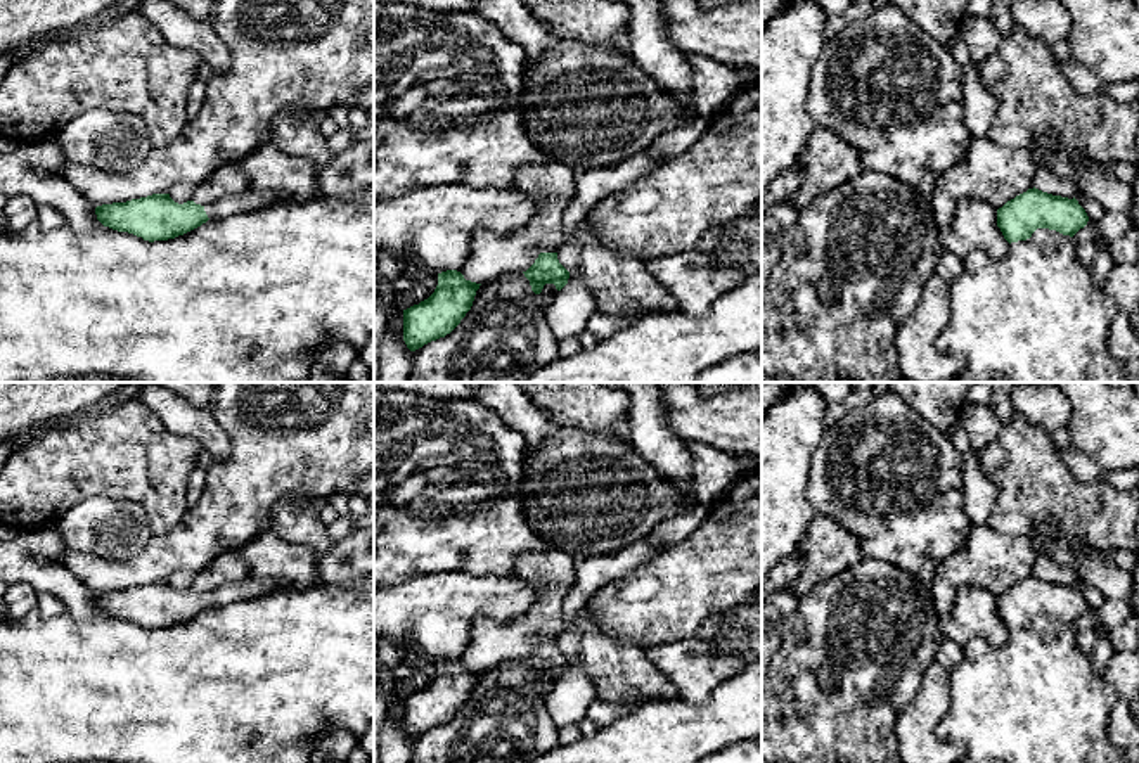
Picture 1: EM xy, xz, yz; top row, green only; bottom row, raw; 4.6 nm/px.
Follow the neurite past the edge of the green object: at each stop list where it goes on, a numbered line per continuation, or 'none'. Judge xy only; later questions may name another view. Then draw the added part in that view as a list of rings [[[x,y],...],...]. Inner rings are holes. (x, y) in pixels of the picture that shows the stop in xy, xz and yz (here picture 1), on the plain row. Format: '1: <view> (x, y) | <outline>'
1: xy (253, 587) | [[[249,576],[242,581],[232,581],[204,593],[209,607],[223,607],[237,600],[248,600],[273,590],[286,590],[286,583],[268,578]]]

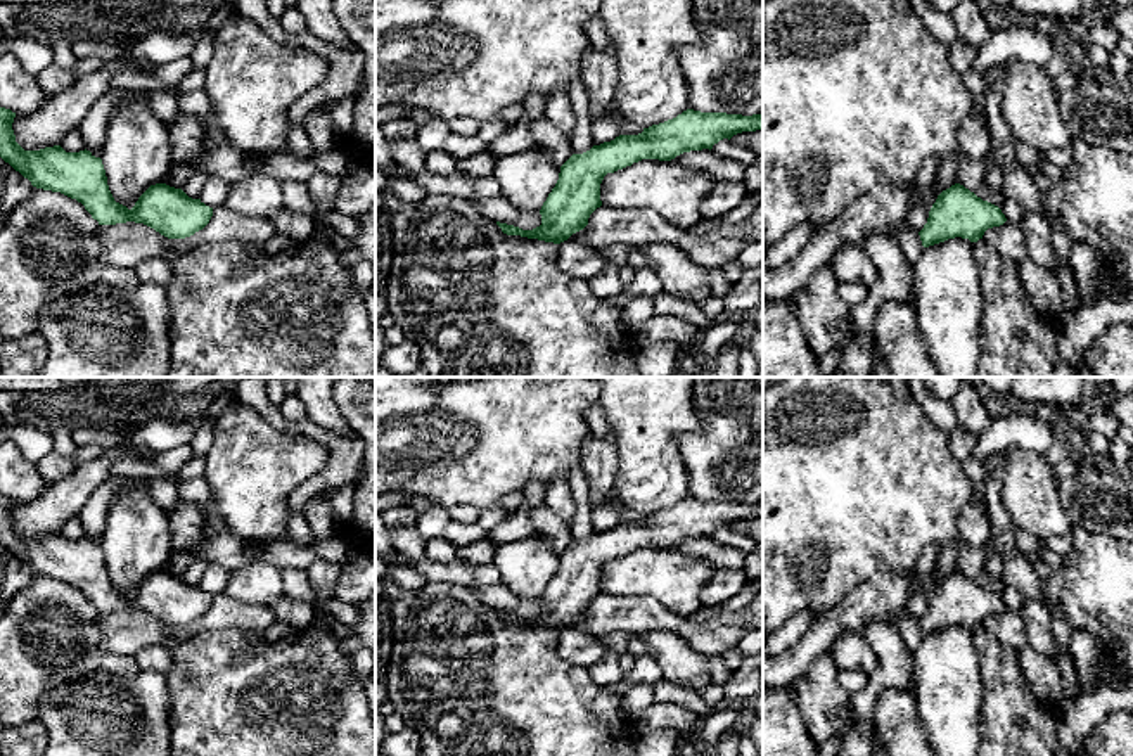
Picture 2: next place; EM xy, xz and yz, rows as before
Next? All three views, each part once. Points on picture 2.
none

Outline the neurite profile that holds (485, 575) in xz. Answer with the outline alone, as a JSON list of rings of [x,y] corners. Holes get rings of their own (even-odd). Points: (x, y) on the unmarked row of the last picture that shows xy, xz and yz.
[[[495,562],[490,564],[467,564],[472,573],[474,583],[479,588],[488,588],[502,583],[500,571]]]

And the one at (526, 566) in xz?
[[[540,536],[502,543],[495,564],[502,585],[521,599],[538,600],[559,567],[557,555]]]

